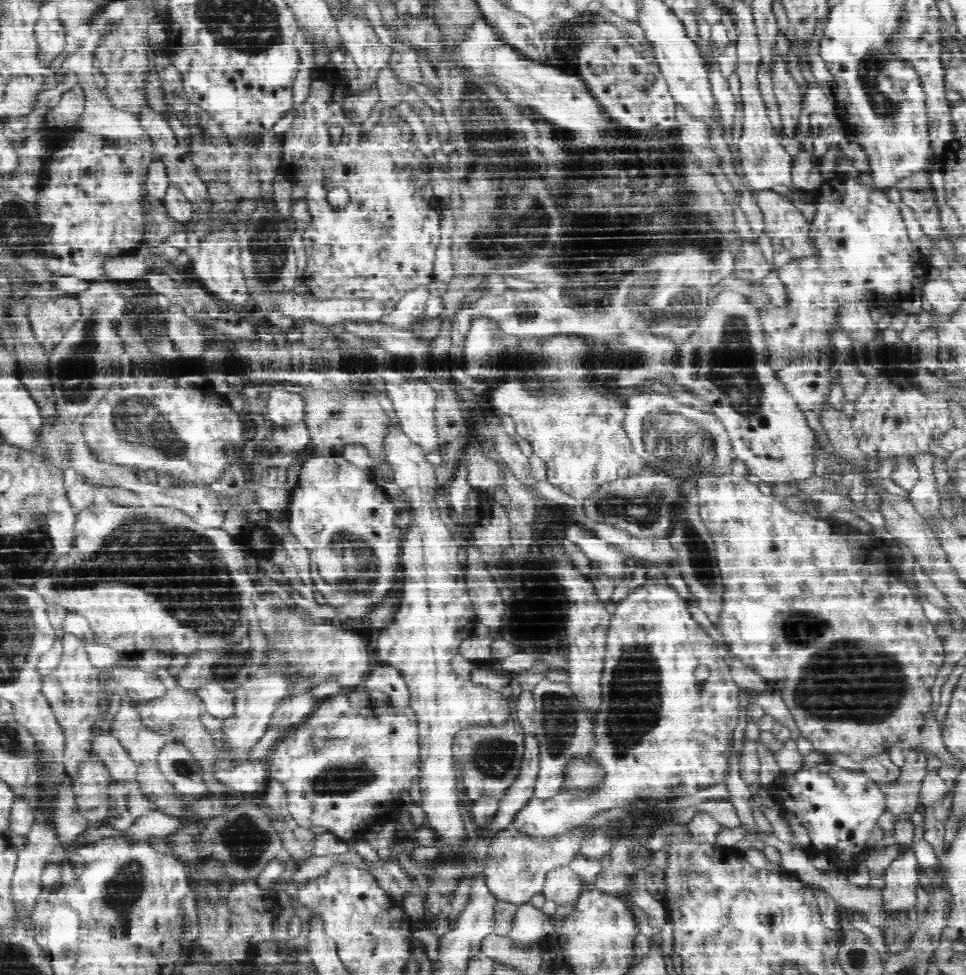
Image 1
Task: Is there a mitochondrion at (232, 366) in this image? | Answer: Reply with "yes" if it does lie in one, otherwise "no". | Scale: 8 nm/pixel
no

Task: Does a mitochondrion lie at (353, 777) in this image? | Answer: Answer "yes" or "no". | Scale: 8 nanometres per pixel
yes

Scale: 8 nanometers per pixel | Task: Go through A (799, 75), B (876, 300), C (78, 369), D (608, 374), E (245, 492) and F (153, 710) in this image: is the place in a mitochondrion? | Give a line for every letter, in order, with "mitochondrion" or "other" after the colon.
A: other
B: other
C: mitochondrion
D: other
E: other
F: other

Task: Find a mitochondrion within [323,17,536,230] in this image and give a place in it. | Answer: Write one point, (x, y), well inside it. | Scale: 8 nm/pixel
(475, 120)

